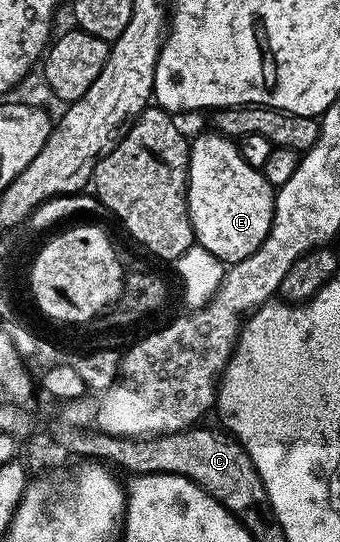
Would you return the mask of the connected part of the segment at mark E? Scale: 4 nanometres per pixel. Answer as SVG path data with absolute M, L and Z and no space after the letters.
M209 132L190 142L190 178L186 182L186 203L194 229L194 240L223 264L233 264L252 256L270 235L274 215L275 187L268 184L261 170L252 168L240 156L237 145L223 134Z

